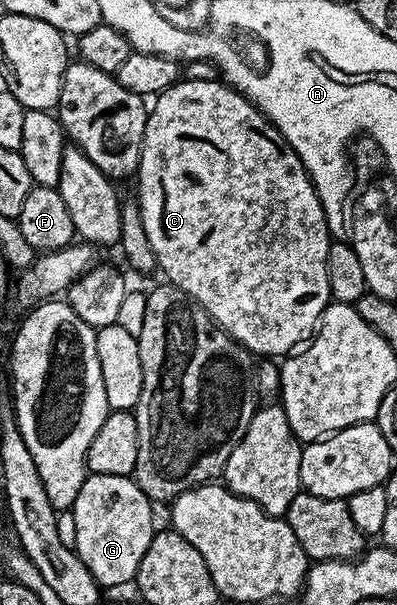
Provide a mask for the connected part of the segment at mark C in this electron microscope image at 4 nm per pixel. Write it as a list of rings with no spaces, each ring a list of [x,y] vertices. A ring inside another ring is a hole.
[[[180,79],[179,83],[174,84],[172,88],[160,92],[154,97],[147,113],[145,138],[137,173],[138,180],[137,203],[141,222],[145,226],[145,235],[149,237],[149,246],[153,246],[158,271],[160,273],[163,271],[167,275],[164,277],[170,283],[178,286],[190,300],[196,300],[220,328],[225,329],[236,342],[256,357],[283,358],[292,350],[298,349],[304,342],[310,341],[319,327],[323,311],[327,309],[328,304],[332,303],[327,255],[329,246],[333,243],[333,236],[327,227],[323,207],[310,178],[307,177],[301,158],[292,150],[289,142],[285,142],[283,135],[273,127],[270,120],[246,96],[242,96],[237,89],[222,79],[213,82]]]

